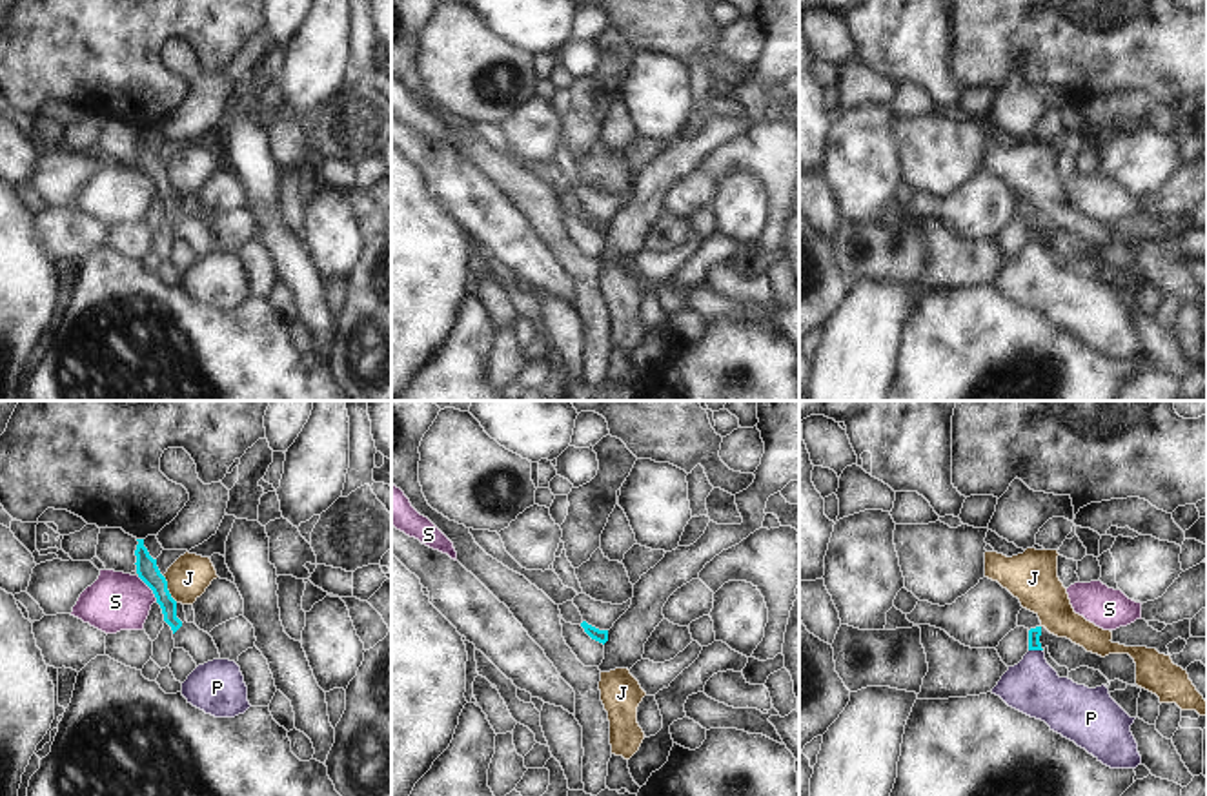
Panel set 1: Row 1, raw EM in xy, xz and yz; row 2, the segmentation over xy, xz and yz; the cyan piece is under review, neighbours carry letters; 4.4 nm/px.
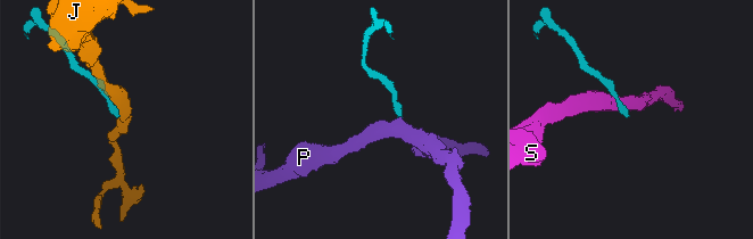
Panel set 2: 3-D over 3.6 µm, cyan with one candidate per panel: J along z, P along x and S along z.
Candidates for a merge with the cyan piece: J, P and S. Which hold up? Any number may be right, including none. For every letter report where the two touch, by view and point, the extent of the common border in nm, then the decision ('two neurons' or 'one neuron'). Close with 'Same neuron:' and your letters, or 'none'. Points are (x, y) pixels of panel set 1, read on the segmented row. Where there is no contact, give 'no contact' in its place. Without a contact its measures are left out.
J: contact xy (166, 589); length 140 nm; two neurons
P: contact yz (1036, 649); length 60 nm; one neuron
S: contact xy (150, 587); length 140 nm; two neurons
Same neuron: P

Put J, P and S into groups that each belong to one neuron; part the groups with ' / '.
J / P / S

